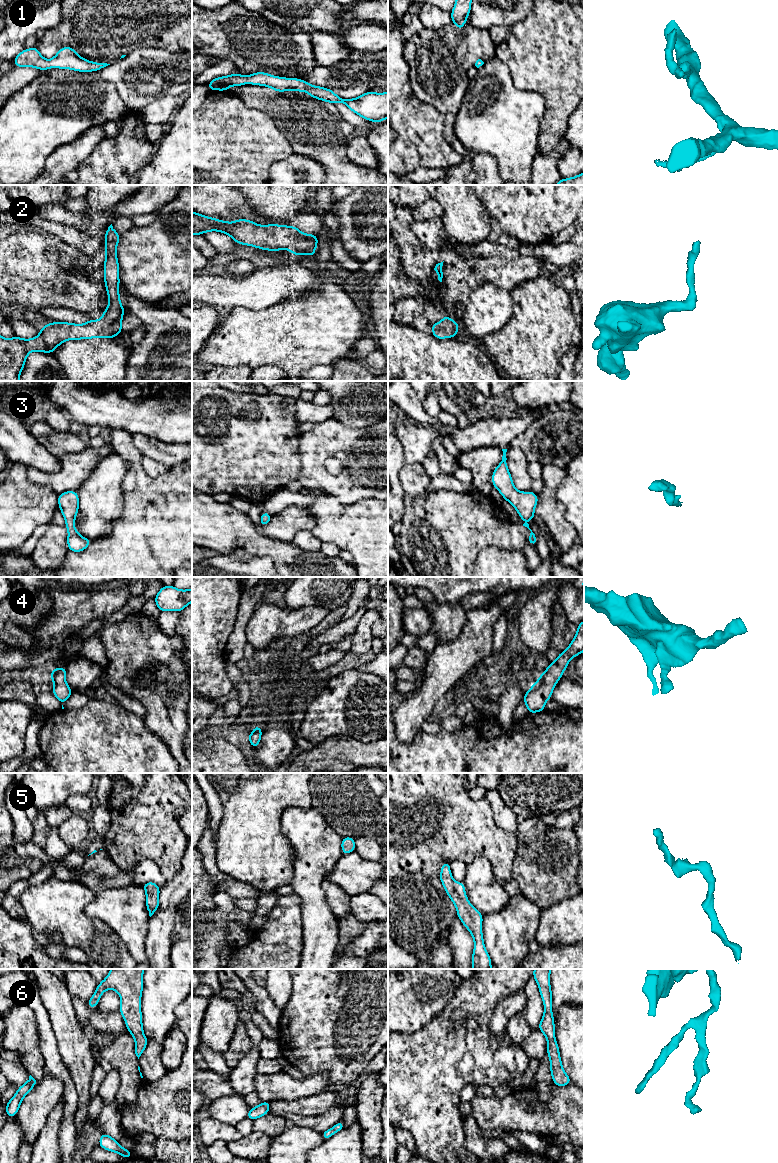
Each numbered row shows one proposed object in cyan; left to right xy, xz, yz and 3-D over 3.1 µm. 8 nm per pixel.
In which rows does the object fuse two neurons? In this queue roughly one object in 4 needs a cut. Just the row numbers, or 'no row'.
no row

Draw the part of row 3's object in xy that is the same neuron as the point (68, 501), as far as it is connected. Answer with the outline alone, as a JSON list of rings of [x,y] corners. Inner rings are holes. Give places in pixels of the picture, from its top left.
[[[66,491],[58,496],[58,505],[66,520],[68,530],[67,545],[69,551],[81,552],[85,550],[92,540],[84,538],[75,529],[75,519],[79,509],[77,491]]]

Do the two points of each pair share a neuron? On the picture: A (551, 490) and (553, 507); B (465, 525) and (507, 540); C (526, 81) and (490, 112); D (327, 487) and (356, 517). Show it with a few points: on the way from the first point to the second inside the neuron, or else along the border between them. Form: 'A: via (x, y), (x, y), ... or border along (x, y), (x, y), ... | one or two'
A: via (551, 494), (551, 503) | one
B: via (475, 525), (489, 525), (497, 530) | one
C: border along (507, 67), (511, 81), (517, 88), (540, 94) | two
D: border along (324, 494), (342, 503), (366, 499) | two

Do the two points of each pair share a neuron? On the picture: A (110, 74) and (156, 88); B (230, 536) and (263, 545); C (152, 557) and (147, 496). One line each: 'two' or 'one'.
A: one
B: one
C: one

